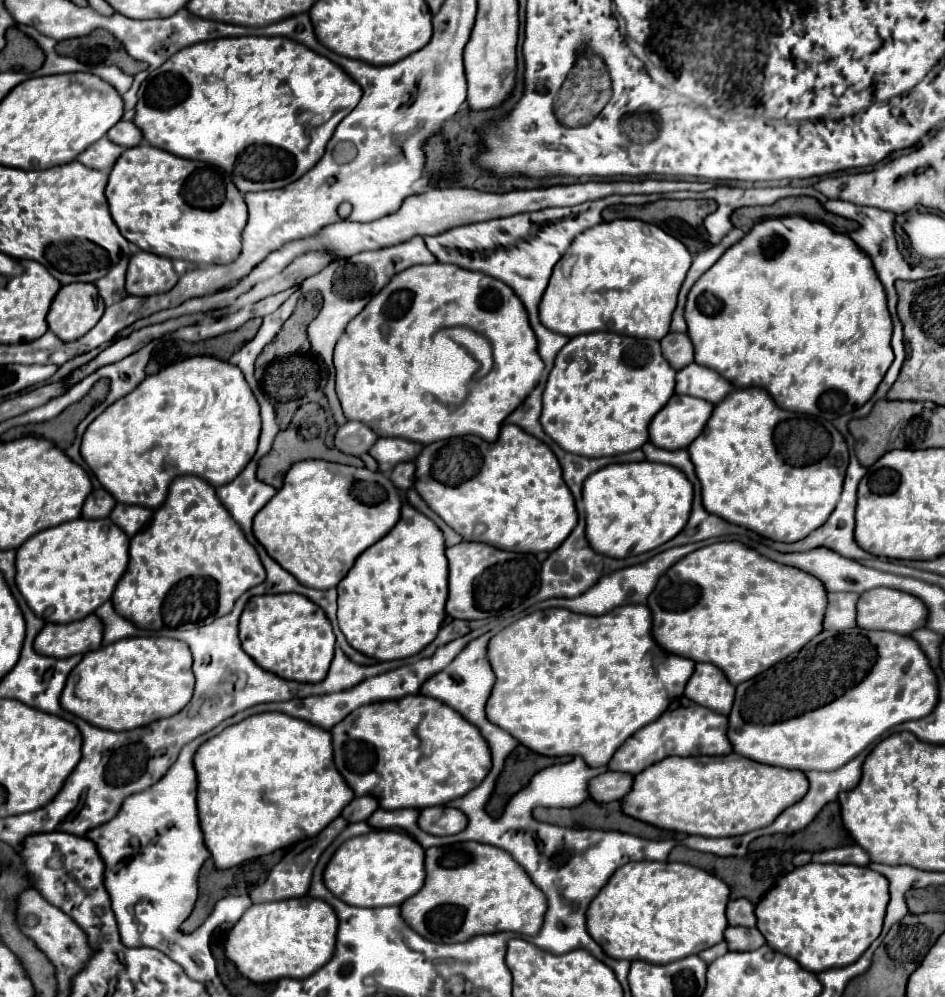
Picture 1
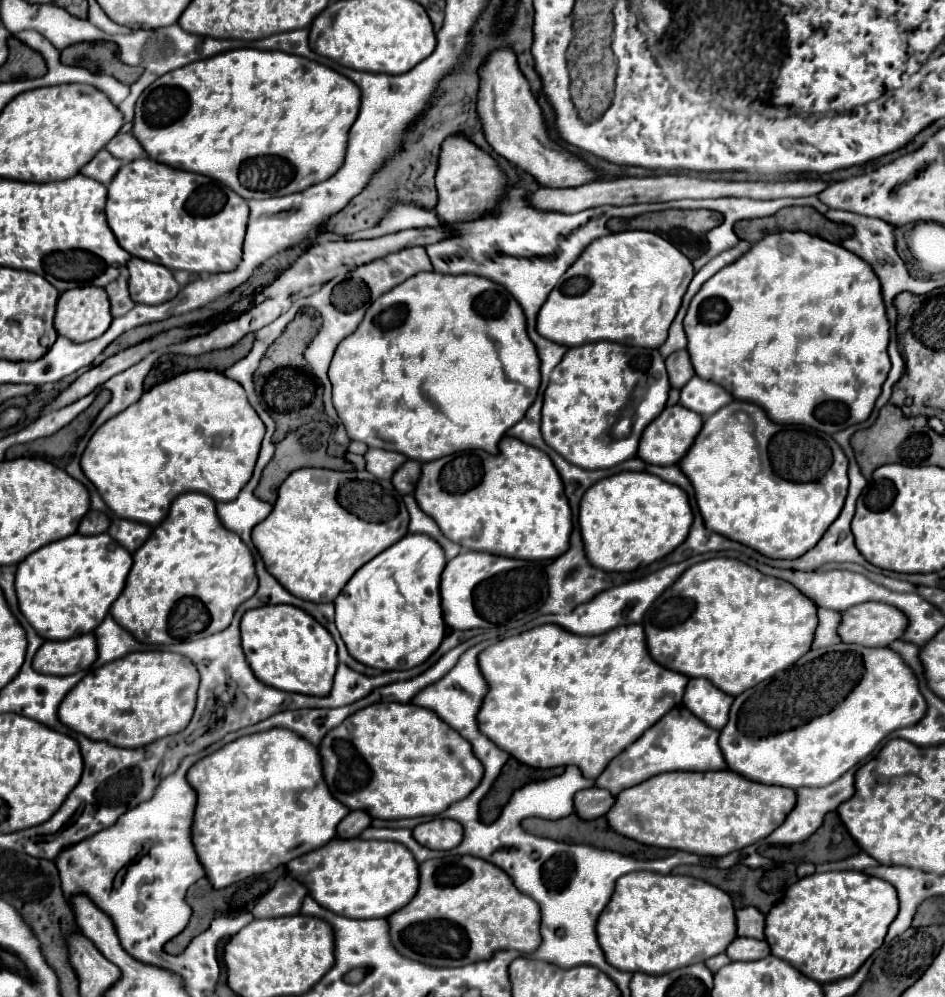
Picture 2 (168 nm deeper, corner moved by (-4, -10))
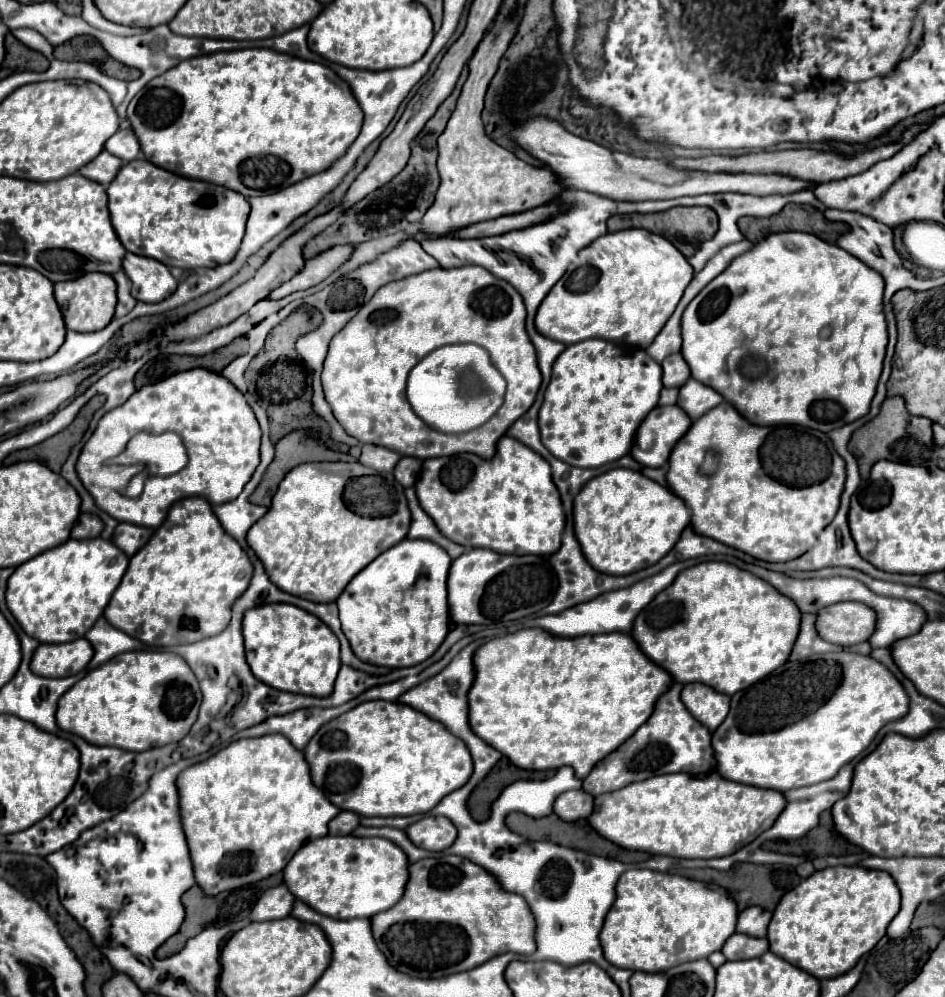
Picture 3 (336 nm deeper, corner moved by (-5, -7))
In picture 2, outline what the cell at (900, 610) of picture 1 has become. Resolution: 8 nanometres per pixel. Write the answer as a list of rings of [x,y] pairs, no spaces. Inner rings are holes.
[[[863,602],[843,612],[839,636],[861,646],[889,646],[903,638],[907,616],[885,602]]]

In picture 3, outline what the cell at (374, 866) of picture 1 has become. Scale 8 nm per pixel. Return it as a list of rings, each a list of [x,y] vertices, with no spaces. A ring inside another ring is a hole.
[[[320,837],[302,845],[284,867],[290,893],[332,919],[370,917],[398,903],[408,879],[408,859],[400,847],[382,837]]]

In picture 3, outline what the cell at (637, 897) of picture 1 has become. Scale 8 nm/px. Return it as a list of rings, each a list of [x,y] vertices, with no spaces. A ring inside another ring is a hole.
[[[630,869],[622,873],[616,885],[616,901],[606,915],[604,927],[600,931],[600,943],[604,949],[604,957],[612,965],[632,971],[658,973],[658,971],[668,971],[678,963],[704,959],[710,953],[720,951],[726,939],[734,933],[736,917],[738,917],[736,901],[726,889],[718,885],[706,885],[694,879],[650,869]]]

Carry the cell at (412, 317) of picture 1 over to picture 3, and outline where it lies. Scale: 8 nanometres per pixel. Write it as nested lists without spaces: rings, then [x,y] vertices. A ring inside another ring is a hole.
[[[466,265],[458,269],[430,269],[418,275],[410,275],[408,279],[388,283],[386,287],[378,289],[370,303],[362,305],[362,309],[346,323],[346,327],[334,335],[330,341],[328,357],[322,371],[322,387],[326,401],[330,403],[334,417],[344,427],[344,431],[356,437],[360,443],[374,443],[388,447],[400,455],[410,455],[418,459],[442,457],[442,455],[456,455],[456,453],[476,453],[482,459],[490,459],[494,455],[496,441],[508,431],[508,427],[520,419],[536,399],[540,387],[540,371],[536,365],[534,347],[530,347],[530,339],[524,327],[526,307],[520,293],[508,283],[482,267]],[[448,343],[476,343],[488,349],[492,363],[500,369],[500,373],[508,381],[506,399],[502,409],[484,423],[482,427],[466,433],[466,435],[446,435],[434,431],[420,423],[414,415],[410,403],[406,401],[406,377],[410,369],[430,351]]]

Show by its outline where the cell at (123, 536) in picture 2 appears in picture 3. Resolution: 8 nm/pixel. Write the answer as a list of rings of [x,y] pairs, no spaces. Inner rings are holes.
[[[118,523],[112,535],[112,543],[118,549],[122,549],[128,557],[132,557],[140,547],[146,545],[150,535],[152,535],[152,529],[148,527],[138,527],[132,523]]]

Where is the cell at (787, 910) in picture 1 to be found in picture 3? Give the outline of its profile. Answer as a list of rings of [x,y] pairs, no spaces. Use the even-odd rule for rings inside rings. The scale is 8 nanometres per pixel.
[[[826,867],[812,873],[800,885],[782,895],[774,917],[768,925],[770,951],[784,961],[800,967],[802,971],[814,975],[816,979],[830,979],[850,971],[858,959],[868,953],[886,933],[888,923],[896,917],[900,909],[900,891],[894,879],[886,871],[864,869],[864,867]]]

